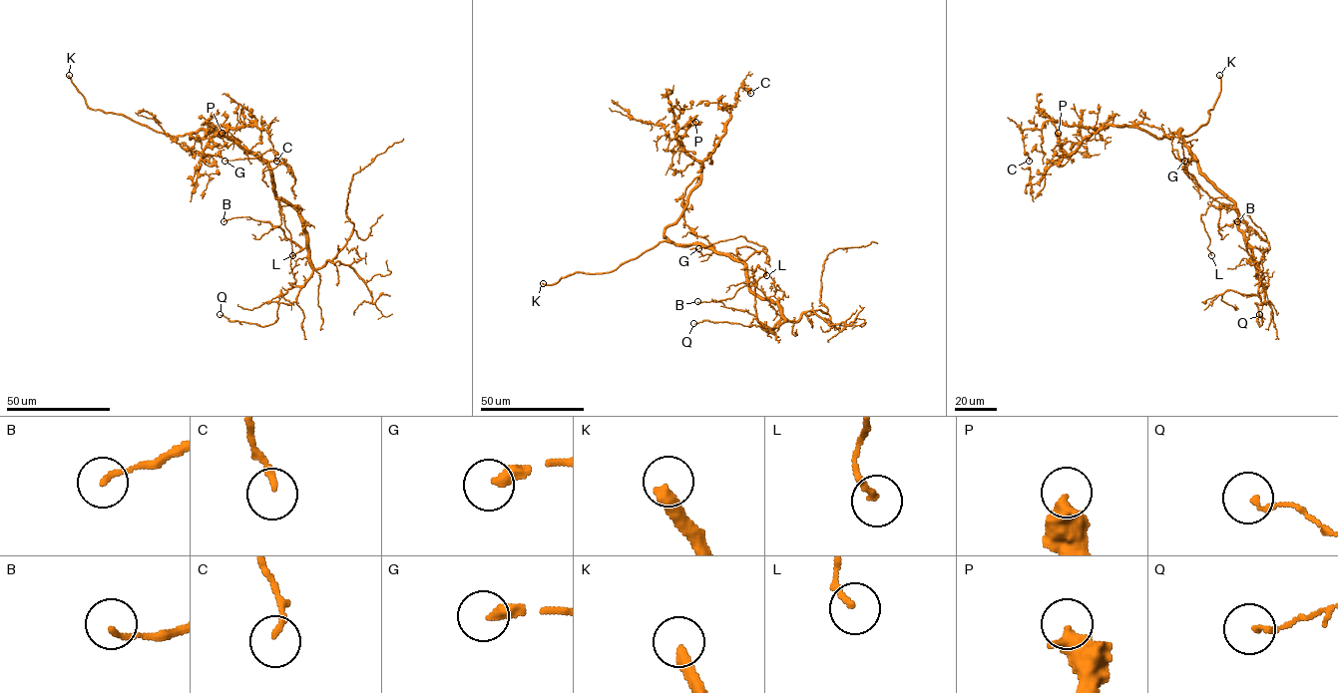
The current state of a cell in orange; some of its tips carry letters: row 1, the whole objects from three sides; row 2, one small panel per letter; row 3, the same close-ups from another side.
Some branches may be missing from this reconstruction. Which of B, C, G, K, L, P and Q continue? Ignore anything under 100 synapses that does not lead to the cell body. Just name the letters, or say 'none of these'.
K

